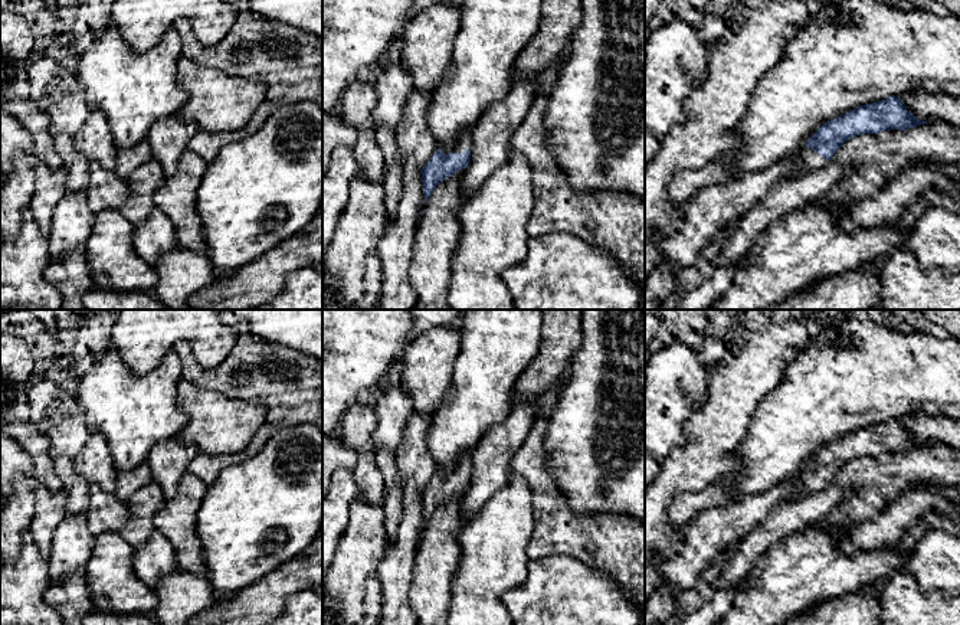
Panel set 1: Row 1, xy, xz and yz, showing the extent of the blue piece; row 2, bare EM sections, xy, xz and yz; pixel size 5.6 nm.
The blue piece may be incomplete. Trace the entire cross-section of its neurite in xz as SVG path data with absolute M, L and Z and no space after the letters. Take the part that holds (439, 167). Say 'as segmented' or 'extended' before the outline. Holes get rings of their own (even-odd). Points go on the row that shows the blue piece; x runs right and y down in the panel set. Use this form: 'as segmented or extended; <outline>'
extended; M465 128L453 145L439 145L422 168L425 204L438 184L468 167L472 144L471 131L471 128Z

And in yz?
extended; M900 96L861 105L825 122L800 150L792 154L792 160L797 164L796 174L822 167L845 141L856 135L879 134L887 130L905 131L921 124L927 121L910 114Z

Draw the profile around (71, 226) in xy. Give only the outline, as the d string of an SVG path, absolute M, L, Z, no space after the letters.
M86 190L66 193L53 210L47 245L52 258L65 258L75 248L85 246L92 232L94 212Z

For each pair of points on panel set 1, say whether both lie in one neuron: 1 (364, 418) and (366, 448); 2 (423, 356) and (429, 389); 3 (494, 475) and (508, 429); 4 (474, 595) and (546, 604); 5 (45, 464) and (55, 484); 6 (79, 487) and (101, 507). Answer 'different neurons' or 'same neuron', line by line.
1: same neuron
2: same neuron
3: same neuron
4: different neurons
5: same neuron
6: different neurons

